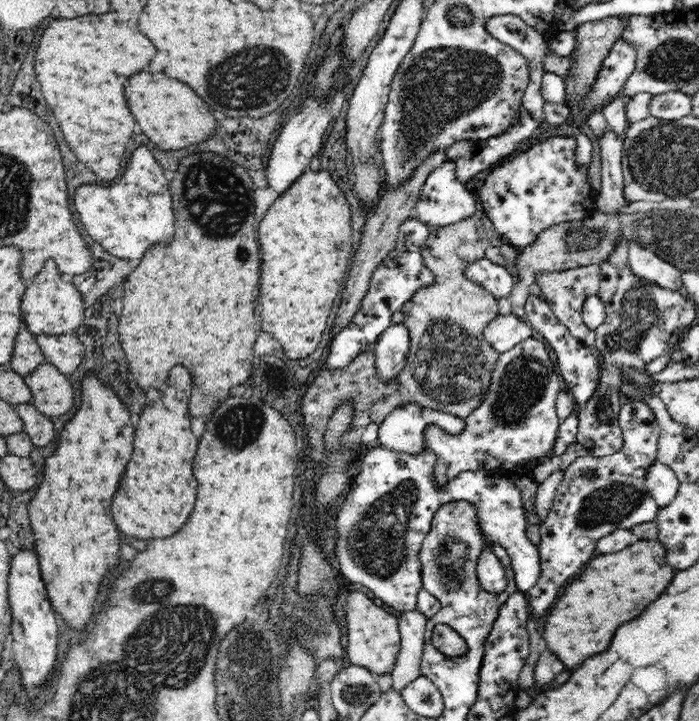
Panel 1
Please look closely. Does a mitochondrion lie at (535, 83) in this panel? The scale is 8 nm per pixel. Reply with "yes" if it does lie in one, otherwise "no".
no

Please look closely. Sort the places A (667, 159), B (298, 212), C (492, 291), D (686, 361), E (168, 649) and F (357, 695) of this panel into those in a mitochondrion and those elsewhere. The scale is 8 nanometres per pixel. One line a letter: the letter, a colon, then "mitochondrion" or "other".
A: mitochondrion
B: other
C: other
D: other
E: mitochondrion
F: mitochondrion

